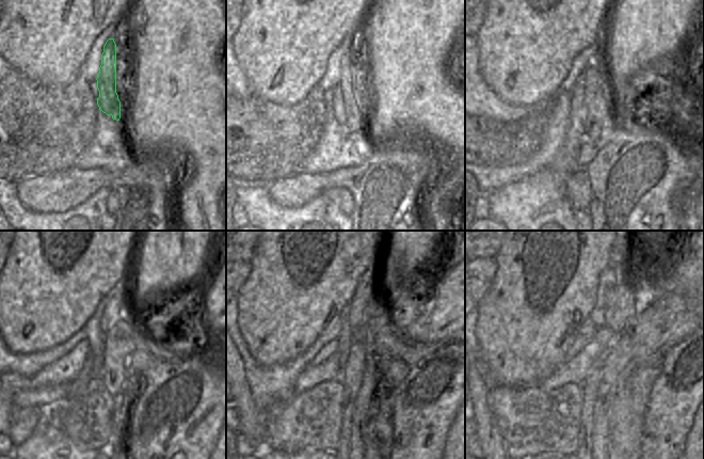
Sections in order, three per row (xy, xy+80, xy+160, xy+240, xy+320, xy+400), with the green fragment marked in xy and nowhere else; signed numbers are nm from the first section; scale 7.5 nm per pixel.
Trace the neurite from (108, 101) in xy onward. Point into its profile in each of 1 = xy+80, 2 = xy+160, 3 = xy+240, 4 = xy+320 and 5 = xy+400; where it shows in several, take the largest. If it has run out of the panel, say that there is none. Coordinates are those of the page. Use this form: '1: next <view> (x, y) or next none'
1: next xy+80 (349, 96)
2: next xy+160 (592, 105)
3: next xy+240 (121, 339)
4: next xy+320 (361, 351)
5: next xy+400 (589, 388)

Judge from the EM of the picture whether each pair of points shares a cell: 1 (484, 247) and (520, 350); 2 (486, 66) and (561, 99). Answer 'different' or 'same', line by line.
1: different
2: different

